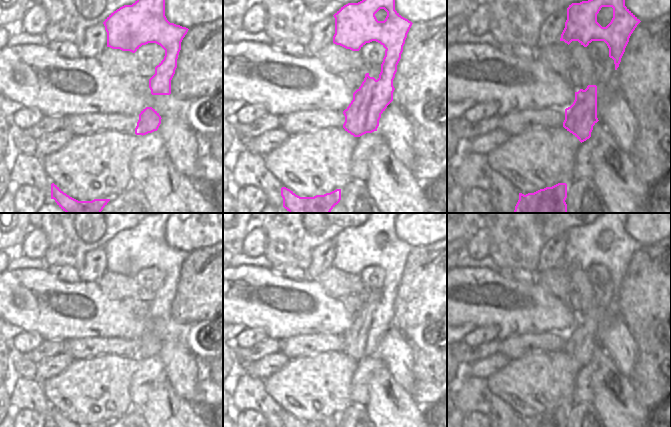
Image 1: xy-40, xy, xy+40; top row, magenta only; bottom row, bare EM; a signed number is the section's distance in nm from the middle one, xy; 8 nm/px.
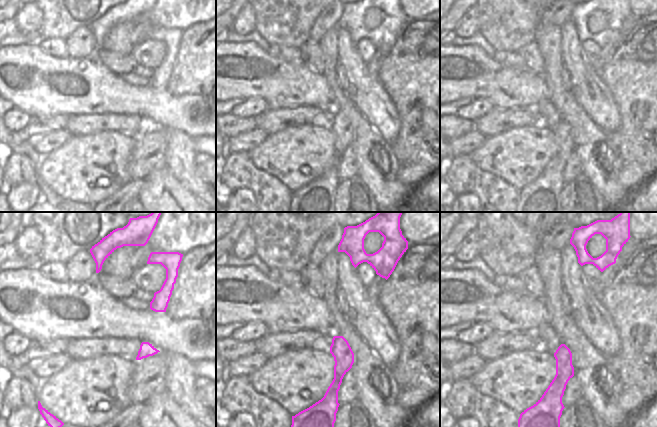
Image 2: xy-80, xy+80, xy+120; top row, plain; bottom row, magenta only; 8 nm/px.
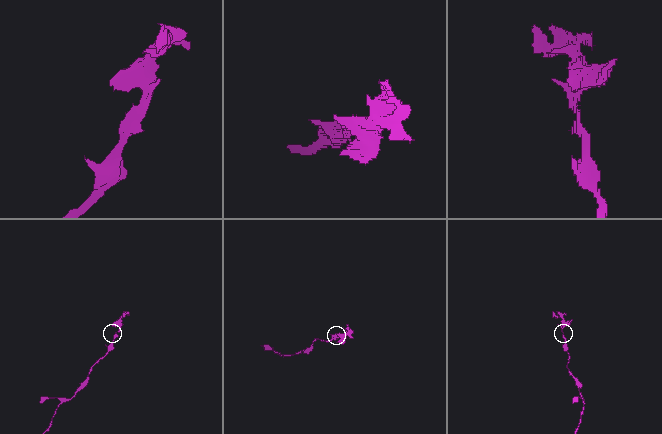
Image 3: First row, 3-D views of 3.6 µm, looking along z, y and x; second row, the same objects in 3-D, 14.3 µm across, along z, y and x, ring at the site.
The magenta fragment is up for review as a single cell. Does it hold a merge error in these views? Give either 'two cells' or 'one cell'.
two cells

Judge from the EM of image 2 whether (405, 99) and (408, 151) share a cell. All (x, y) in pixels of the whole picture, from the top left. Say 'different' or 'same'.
same

